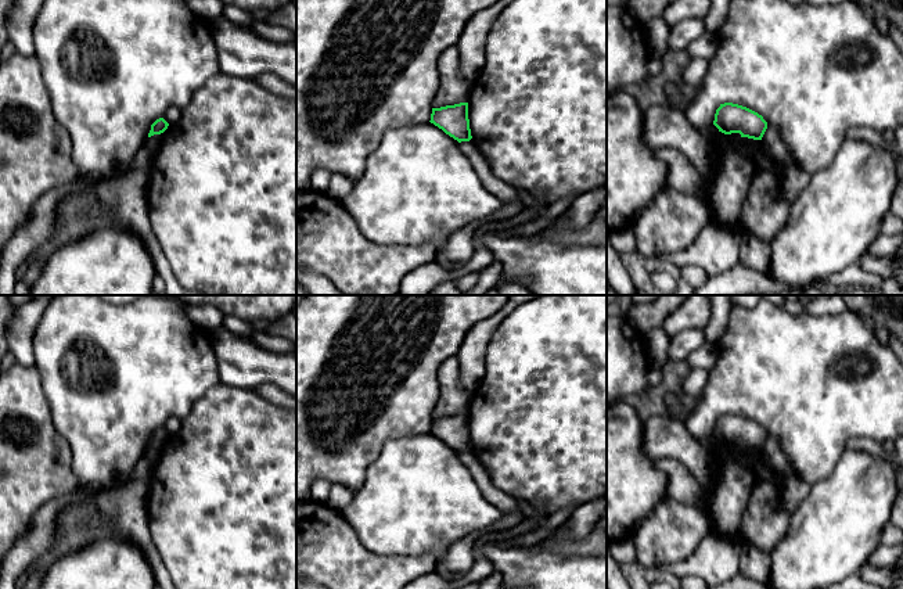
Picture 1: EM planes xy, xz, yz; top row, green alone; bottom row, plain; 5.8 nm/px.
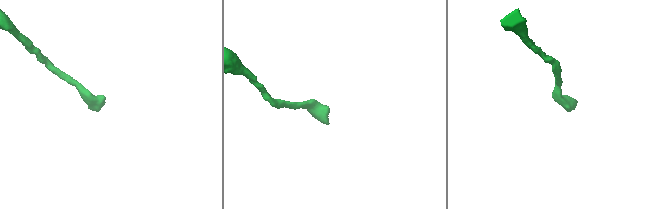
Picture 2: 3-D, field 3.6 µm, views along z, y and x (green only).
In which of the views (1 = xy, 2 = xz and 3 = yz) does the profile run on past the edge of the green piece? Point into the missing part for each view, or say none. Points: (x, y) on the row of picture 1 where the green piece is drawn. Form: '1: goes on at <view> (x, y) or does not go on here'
1: does not go on here
2: does not go on here
3: does not go on here

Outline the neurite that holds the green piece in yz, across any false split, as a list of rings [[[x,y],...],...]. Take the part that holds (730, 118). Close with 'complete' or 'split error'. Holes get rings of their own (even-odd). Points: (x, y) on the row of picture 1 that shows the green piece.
[[[733,103],[720,104],[713,125],[724,134],[740,133],[741,137],[762,140],[767,122],[758,112]]]; complete

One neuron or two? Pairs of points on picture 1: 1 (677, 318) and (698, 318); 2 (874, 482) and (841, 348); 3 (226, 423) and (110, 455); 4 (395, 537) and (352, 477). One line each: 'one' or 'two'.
1: one
2: two
3: two
4: two

